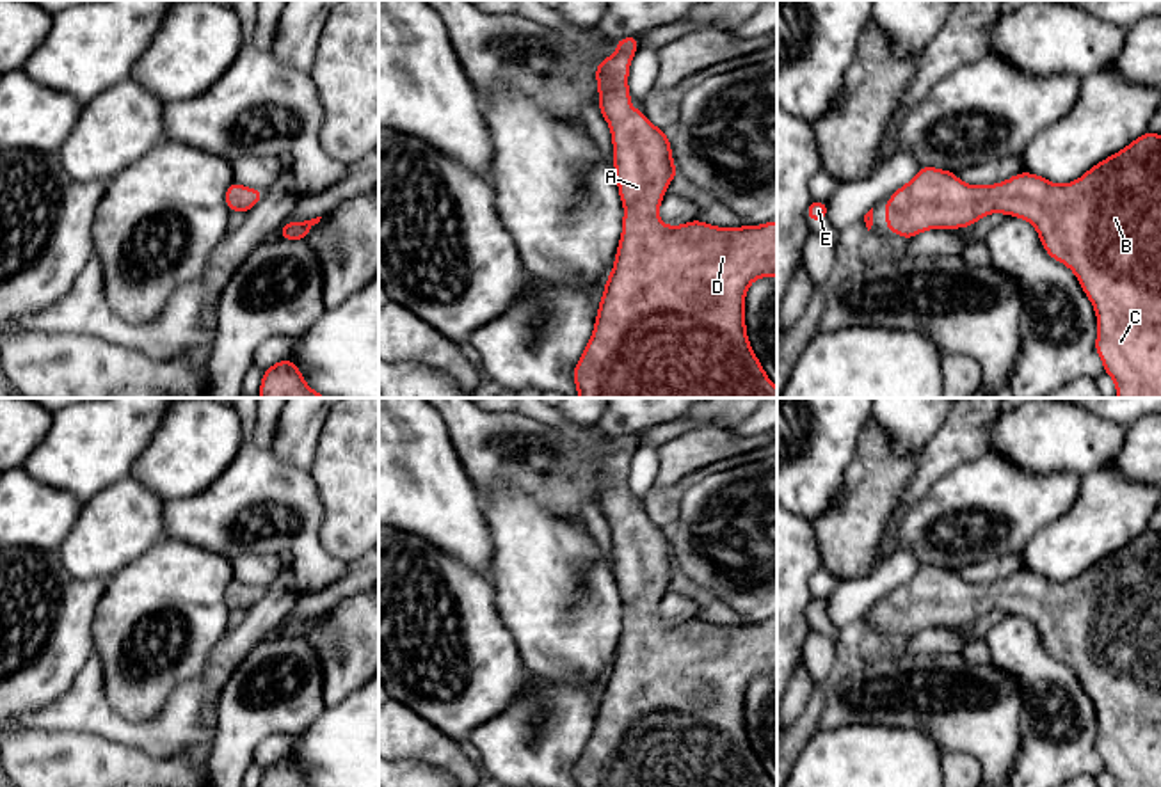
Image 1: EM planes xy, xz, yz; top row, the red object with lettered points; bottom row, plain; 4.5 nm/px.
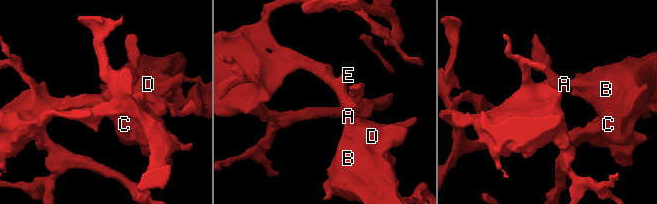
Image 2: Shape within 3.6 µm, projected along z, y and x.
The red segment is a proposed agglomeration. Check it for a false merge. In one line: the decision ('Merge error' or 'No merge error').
No merge error

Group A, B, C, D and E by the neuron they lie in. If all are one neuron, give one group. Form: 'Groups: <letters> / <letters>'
Groups: A B C D E

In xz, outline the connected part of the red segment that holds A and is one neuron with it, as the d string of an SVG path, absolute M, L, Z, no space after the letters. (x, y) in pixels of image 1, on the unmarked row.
M638 433L615 439L617 449L596 467L624 616L594 732L572 769L576 787L777 787L759 762L745 725L749 684L757 675L777 675L777 618L715 625L697 616L681 624L665 624L658 616L661 597L677 570L670 537L642 508L628 503L637 441Z

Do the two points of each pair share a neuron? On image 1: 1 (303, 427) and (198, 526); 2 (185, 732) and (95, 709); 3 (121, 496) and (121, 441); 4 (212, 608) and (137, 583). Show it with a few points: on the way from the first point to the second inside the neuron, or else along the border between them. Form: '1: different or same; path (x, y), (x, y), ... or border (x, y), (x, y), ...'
1: different; border (269, 446), (280, 461), (308, 471)
2: same; path (162, 732), (123, 732), (118, 729)
3: different; border (128, 473), (86, 501)
4: same; path (194, 608), (155, 601)

